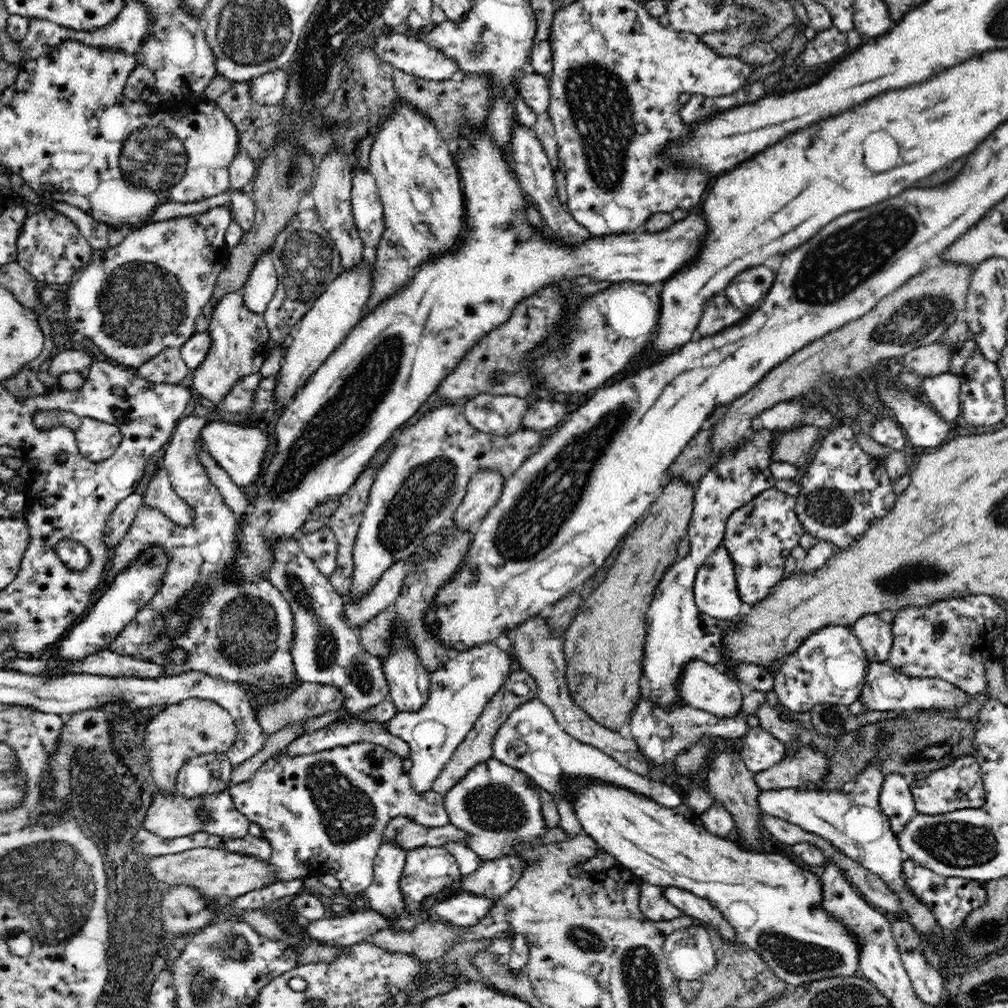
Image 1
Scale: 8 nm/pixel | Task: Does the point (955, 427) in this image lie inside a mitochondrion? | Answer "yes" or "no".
no

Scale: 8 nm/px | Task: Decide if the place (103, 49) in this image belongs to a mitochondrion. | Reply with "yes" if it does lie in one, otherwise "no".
no

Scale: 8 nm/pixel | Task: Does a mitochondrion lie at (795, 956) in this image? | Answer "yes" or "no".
yes

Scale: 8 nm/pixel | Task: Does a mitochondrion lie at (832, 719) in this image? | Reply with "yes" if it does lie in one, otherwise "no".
yes

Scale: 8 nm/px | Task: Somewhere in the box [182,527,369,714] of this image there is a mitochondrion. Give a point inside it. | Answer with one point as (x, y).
(246, 630)

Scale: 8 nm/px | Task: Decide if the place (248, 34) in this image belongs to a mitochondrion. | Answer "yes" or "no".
yes

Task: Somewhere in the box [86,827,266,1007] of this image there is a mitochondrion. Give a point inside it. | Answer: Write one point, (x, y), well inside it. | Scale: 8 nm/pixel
(131, 947)

